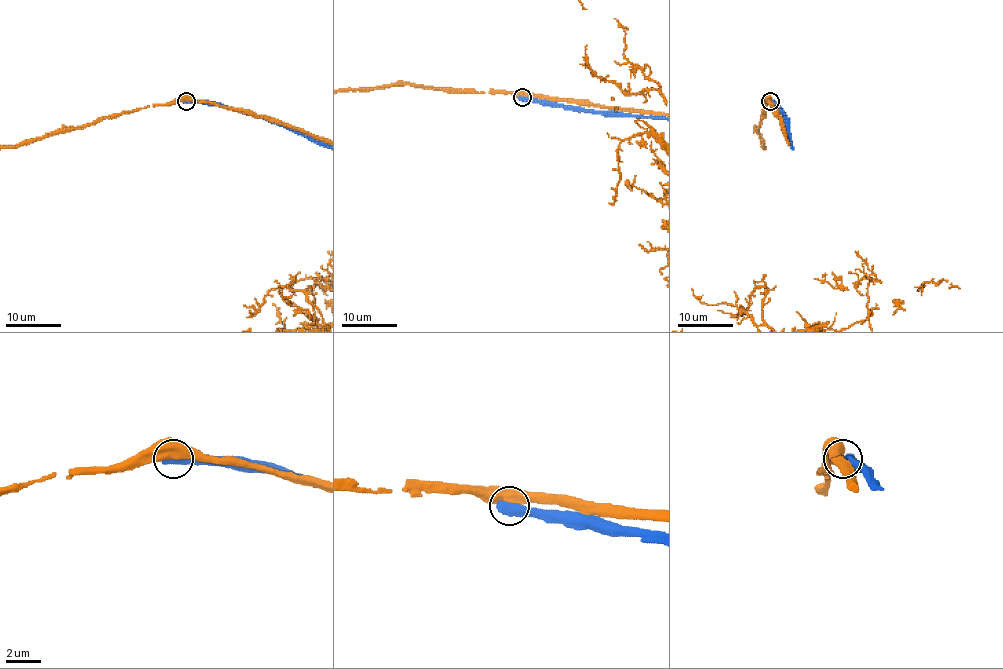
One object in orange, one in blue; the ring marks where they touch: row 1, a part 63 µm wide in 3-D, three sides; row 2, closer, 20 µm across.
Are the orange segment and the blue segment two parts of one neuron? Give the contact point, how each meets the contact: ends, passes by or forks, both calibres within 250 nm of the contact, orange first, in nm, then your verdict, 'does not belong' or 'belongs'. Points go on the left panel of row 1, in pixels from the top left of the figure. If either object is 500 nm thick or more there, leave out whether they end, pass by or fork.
place (186, 101); calibres 800 and 650 nm; does not belong

